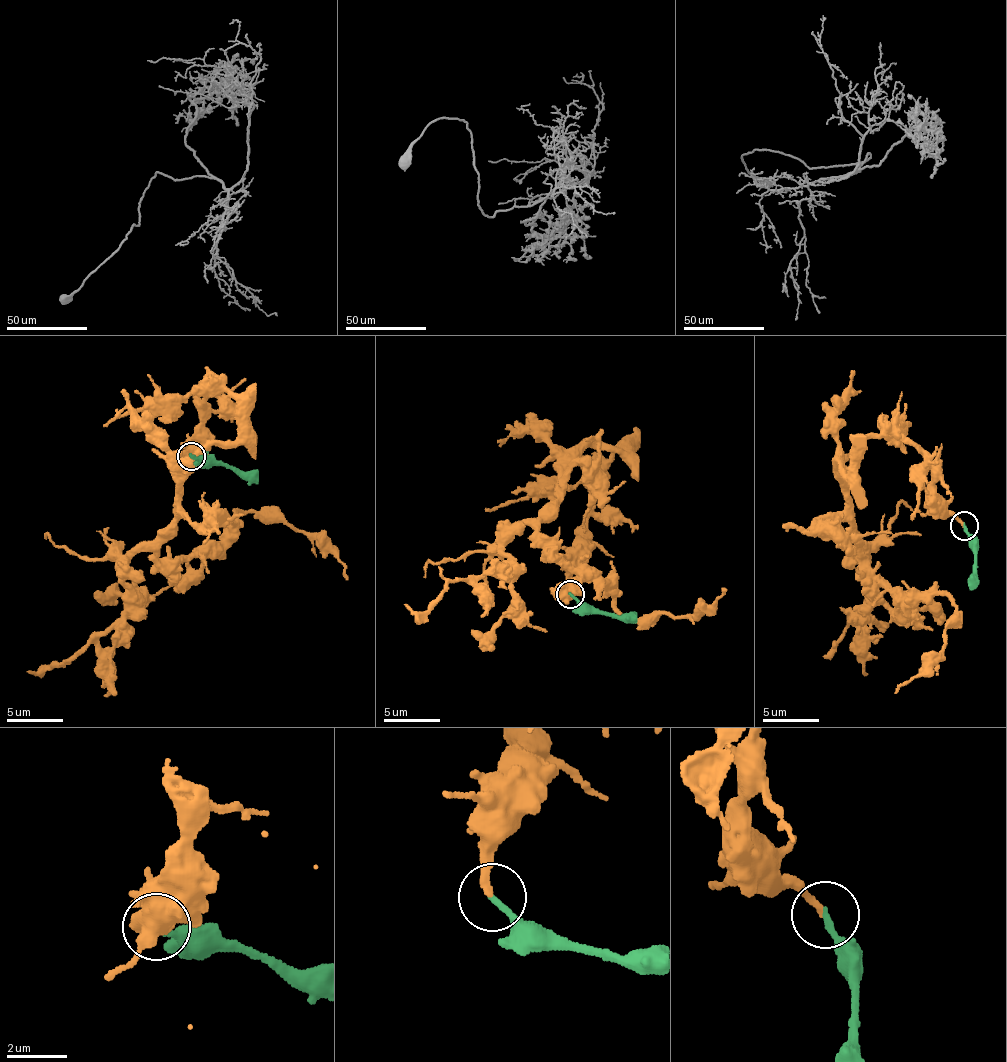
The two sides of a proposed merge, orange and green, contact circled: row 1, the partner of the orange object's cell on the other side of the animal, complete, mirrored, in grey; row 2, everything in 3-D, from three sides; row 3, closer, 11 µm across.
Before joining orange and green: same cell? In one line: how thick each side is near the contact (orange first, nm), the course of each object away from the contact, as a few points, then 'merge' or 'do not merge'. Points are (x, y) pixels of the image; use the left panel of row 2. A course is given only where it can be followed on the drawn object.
240/220 nm | orange via (191, 456), (226, 391), (237, 435), (181, 483), (158, 560), (276, 514), (348, 580) | green via (191, 455), (223, 462), (251, 477), (256, 484) | merge

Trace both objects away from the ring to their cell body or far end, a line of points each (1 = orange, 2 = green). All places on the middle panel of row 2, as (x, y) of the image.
1: (571, 591), (590, 481), (621, 447), (581, 452), (539, 534), (629, 618), (691, 616), (727, 589)
2: (571, 594), (602, 611), (629, 620), (635, 618)

